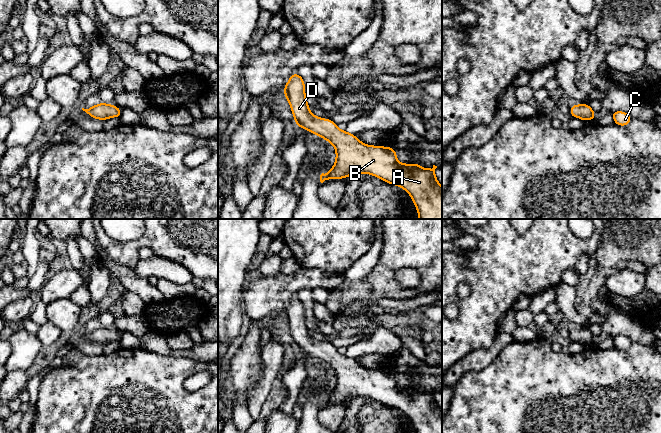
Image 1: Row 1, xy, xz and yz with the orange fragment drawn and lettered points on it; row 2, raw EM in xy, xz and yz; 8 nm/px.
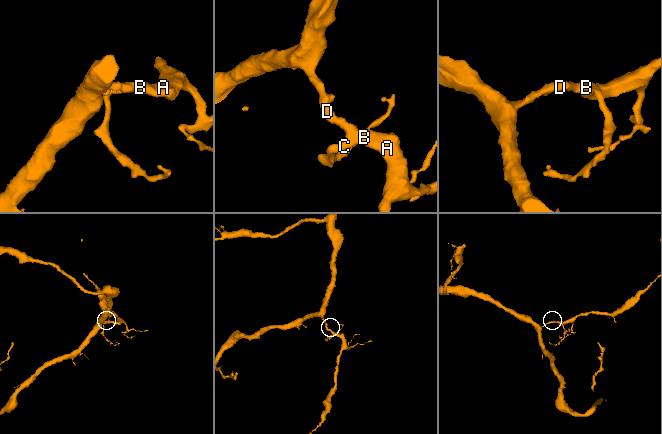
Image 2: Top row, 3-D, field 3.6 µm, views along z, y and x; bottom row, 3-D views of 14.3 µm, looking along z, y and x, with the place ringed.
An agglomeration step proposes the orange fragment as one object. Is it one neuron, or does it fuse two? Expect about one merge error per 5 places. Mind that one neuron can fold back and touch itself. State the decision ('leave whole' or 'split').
leave whole

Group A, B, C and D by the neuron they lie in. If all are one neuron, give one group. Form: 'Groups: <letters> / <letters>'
Groups: A B C D

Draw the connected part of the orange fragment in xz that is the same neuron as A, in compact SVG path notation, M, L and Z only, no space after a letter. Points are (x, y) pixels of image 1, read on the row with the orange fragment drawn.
M298 73L291 75L284 95L298 127L319 135L336 149L336 162L328 173L320 175L321 183L327 179L345 179L356 173L371 174L408 192L419 219L442 219L442 186L435 177L437 166L423 169L419 162L401 164L394 148L366 145L355 135L340 130L331 119L313 115L306 101L305 83Z

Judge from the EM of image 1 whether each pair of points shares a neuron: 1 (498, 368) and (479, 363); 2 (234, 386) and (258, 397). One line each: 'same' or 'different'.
1: different
2: different

